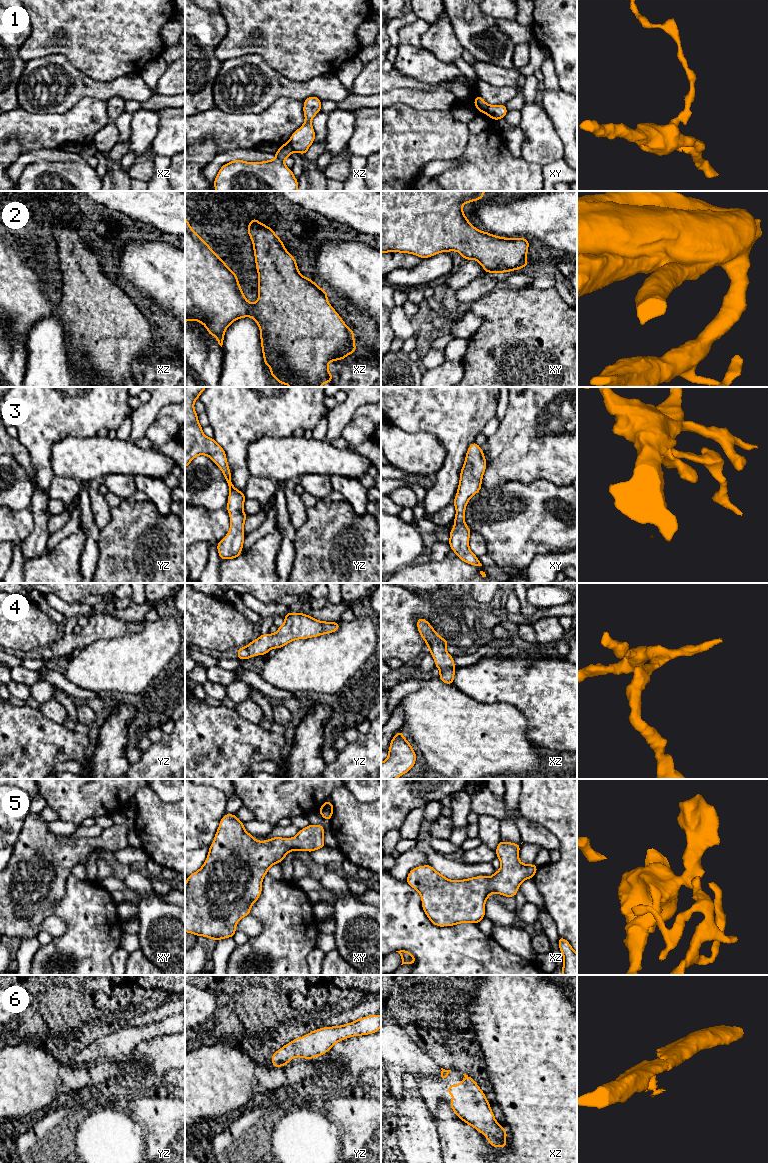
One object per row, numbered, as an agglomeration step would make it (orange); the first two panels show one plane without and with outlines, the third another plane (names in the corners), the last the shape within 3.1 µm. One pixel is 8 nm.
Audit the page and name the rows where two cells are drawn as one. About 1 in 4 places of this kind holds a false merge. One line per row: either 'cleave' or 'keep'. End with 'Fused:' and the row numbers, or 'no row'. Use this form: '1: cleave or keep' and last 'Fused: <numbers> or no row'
1: cleave
2: keep
3: keep
4: keep
5: keep
6: keep
Fused: 1

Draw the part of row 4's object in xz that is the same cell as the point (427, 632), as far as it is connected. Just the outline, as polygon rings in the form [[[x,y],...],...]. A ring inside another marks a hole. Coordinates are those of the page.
[[[418,618],[417,628],[429,648],[436,668],[440,670],[439,678],[445,684],[454,684],[454,674],[457,668],[454,666],[454,657],[446,651],[448,641],[440,637],[424,618]]]

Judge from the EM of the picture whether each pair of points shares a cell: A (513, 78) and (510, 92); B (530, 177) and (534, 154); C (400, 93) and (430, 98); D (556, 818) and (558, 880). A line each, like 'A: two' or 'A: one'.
A: two
B: two
C: one
D: one

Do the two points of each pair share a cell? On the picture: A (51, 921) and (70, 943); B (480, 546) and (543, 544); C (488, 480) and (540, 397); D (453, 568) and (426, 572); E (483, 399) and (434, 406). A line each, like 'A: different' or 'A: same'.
A: different
B: different
C: same
D: same
E: same

